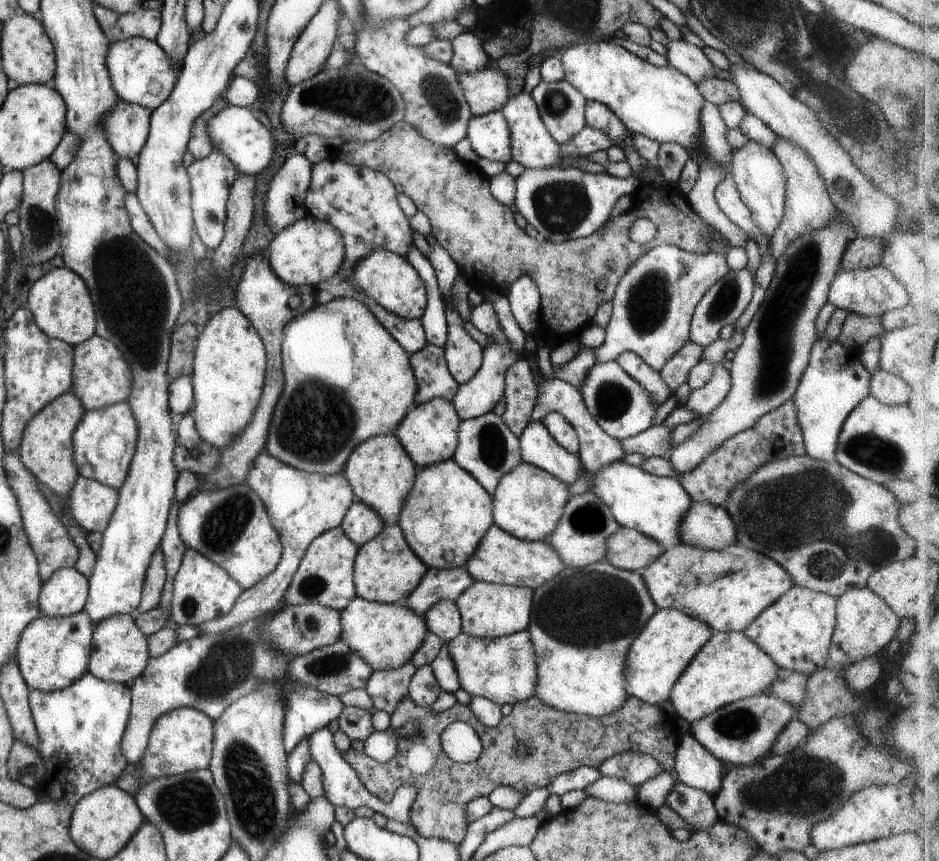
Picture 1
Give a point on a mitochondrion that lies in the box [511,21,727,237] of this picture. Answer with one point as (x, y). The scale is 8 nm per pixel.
(556, 102)

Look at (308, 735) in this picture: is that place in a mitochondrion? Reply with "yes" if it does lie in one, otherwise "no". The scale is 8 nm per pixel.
no

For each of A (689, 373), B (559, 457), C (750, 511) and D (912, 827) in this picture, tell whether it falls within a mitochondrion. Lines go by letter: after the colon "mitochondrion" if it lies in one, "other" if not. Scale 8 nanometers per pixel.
A: other
B: other
C: mitochondrion
D: other

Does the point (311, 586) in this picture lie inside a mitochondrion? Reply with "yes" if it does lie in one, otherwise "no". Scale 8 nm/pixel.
yes

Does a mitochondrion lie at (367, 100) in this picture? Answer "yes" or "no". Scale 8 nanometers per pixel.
yes

